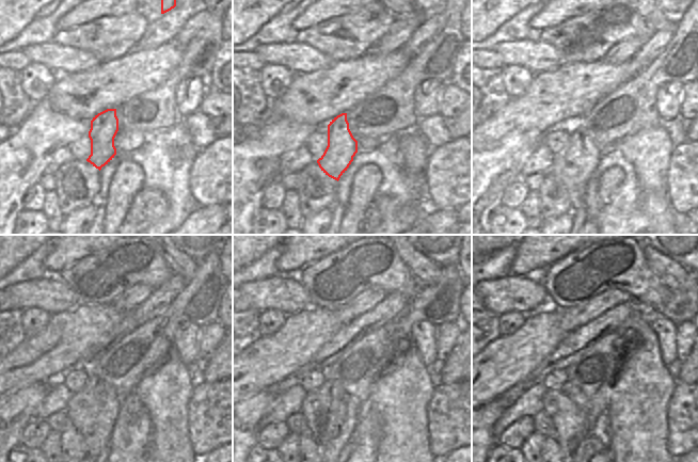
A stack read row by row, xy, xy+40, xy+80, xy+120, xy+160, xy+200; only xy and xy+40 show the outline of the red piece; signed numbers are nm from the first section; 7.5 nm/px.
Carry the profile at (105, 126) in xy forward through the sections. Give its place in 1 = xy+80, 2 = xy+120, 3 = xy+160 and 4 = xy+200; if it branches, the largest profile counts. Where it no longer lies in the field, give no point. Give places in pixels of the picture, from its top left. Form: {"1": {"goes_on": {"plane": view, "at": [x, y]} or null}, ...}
{"1": {"goes_on": {"plane": "xy+80", "at": [574, 166]}}, "2": {"goes_on": {"plane": "xy+120", "at": [94, 413]}}, "3": {"goes_on": {"plane": "xy+160", "at": [333, 416]}}, "4": {"goes_on": {"plane": "xy+200", "at": [570, 412]}}}

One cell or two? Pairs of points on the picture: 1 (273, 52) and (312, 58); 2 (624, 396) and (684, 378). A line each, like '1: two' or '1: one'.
1: one
2: two

